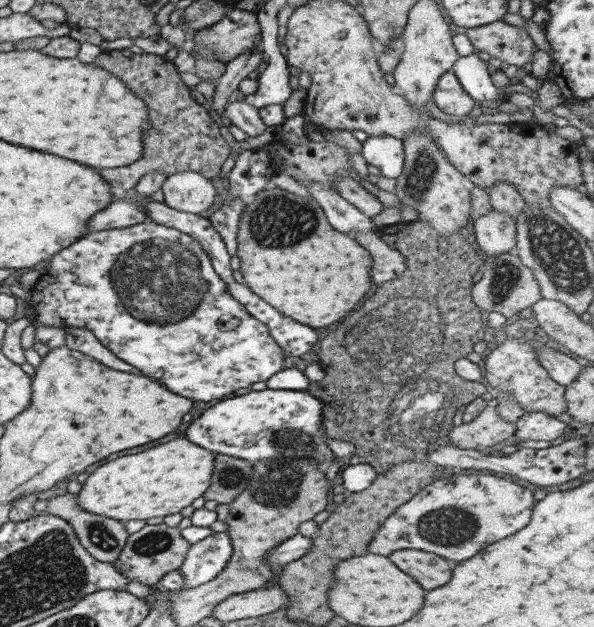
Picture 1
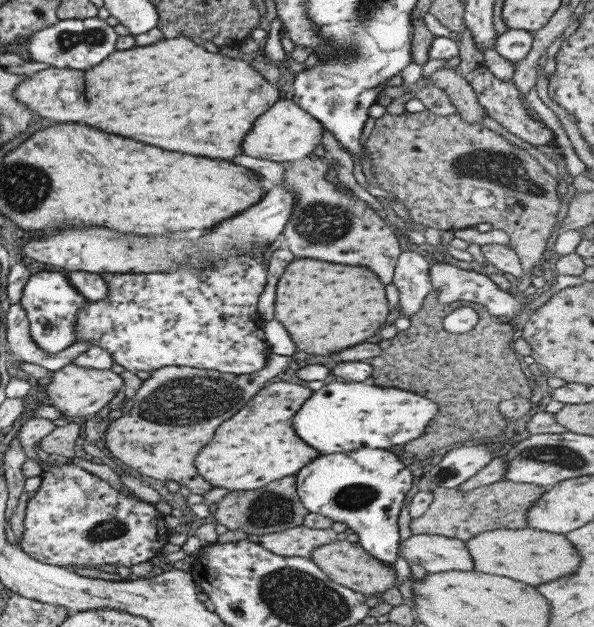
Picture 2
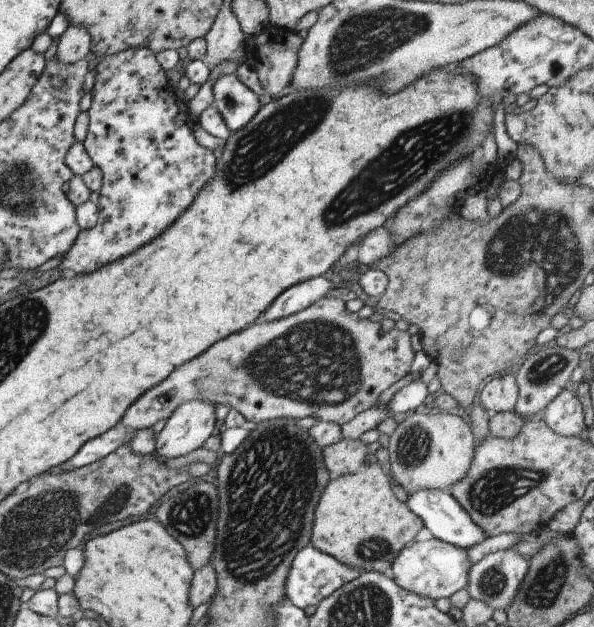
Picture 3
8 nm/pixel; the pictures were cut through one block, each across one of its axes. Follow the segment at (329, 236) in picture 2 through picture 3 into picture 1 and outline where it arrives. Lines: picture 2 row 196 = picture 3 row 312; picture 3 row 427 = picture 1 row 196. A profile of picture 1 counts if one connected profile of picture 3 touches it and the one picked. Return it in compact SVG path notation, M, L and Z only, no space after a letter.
M136 190L125 192L124 199L110 203L104 210L90 218L92 222L88 222L88 228L100 231L134 226L148 221L148 213L146 209L142 209L142 204L151 201L150 195L142 195Z

